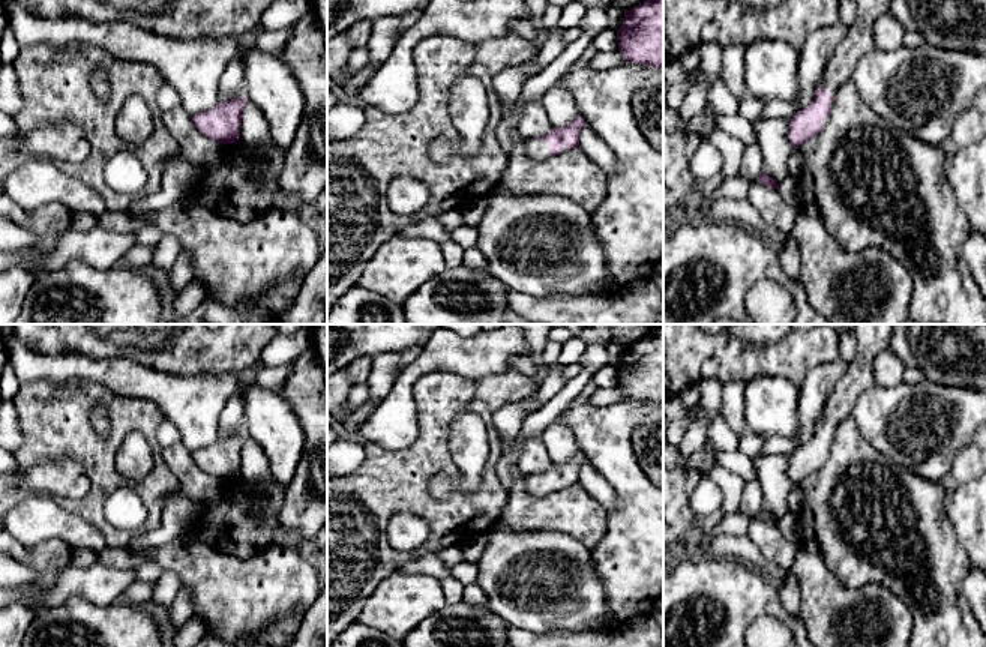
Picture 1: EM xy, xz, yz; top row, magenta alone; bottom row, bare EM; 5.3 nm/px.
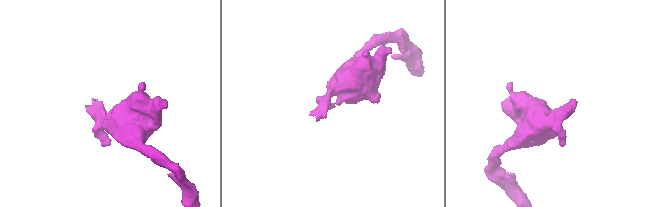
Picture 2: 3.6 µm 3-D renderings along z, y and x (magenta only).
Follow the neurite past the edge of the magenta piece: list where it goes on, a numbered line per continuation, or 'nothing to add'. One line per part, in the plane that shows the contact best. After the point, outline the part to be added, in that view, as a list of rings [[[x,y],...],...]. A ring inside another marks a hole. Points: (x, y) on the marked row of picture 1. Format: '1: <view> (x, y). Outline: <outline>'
1: xz (536, 149). Outline: [[[527,140],[524,149],[531,161],[545,161],[549,158],[548,143],[545,140]]]

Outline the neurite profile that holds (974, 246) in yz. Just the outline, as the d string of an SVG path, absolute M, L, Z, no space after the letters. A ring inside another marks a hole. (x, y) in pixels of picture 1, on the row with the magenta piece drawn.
M969 230L962 245L962 258L986 299L986 236Z

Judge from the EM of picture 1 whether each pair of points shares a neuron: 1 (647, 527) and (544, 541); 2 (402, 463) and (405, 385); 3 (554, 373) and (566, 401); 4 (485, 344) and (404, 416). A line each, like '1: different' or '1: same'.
1: different
2: different
3: different
4: same

